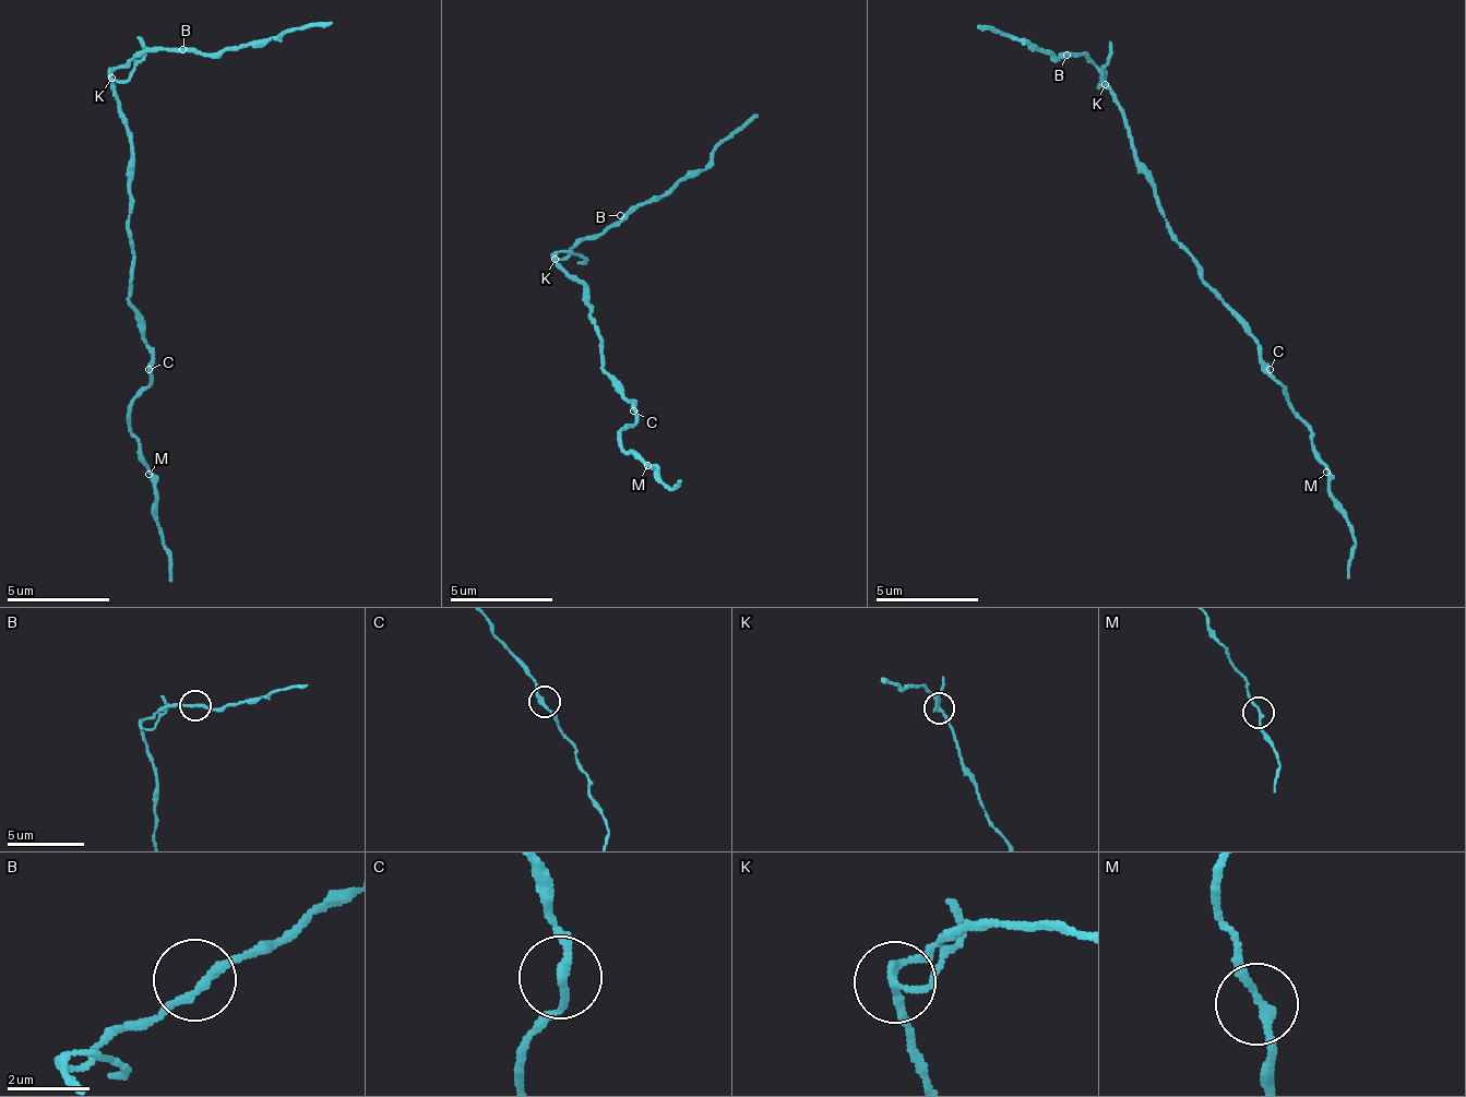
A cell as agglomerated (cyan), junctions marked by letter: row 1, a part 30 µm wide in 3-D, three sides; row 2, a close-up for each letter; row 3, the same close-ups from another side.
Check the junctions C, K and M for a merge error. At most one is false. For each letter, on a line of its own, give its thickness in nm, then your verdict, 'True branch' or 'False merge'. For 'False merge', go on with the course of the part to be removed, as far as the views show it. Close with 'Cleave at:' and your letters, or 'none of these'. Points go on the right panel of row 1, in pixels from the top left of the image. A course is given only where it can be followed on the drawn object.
C: Thickness 200 nm. True branch
K: Thickness 200 nm. False merge. Course of the part to remove: (1107, 82), (1088, 56), (1033, 52), (976, 24)
M: Thickness 200 nm. True branch
Cleave at: K

